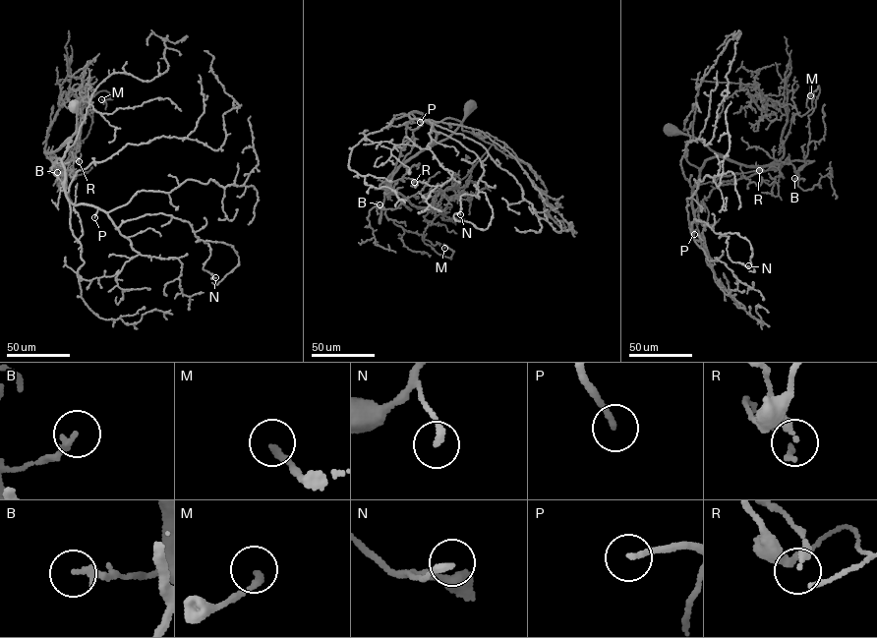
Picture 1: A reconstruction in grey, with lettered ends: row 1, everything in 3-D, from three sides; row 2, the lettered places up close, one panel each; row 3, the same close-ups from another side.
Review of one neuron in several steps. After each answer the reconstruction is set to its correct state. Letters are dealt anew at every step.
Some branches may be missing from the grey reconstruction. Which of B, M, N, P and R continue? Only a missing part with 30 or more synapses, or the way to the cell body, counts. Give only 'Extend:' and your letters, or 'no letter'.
Extend: P

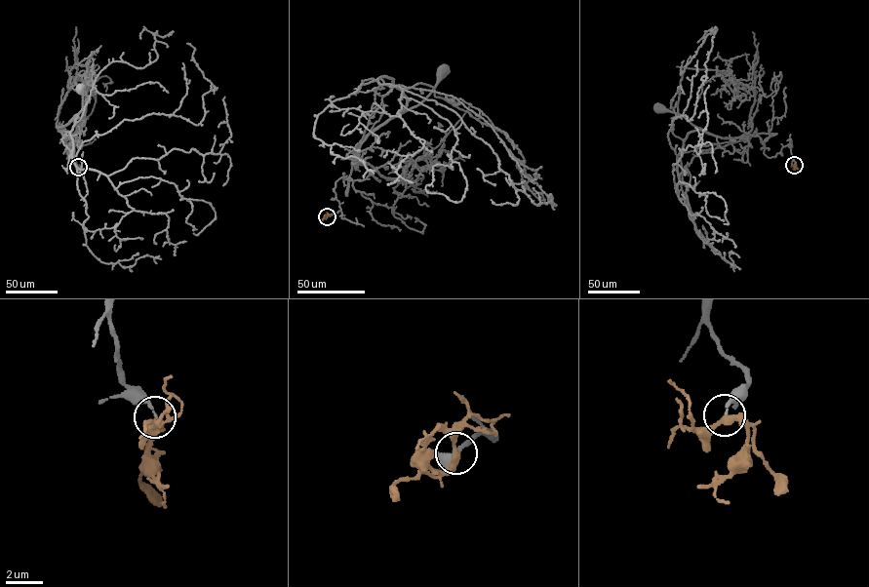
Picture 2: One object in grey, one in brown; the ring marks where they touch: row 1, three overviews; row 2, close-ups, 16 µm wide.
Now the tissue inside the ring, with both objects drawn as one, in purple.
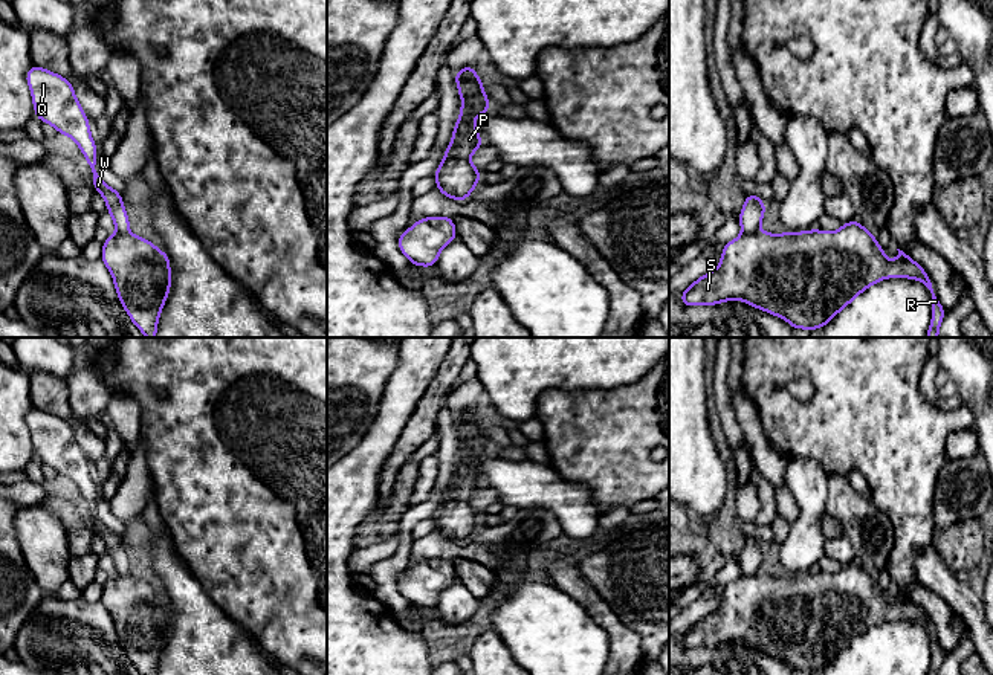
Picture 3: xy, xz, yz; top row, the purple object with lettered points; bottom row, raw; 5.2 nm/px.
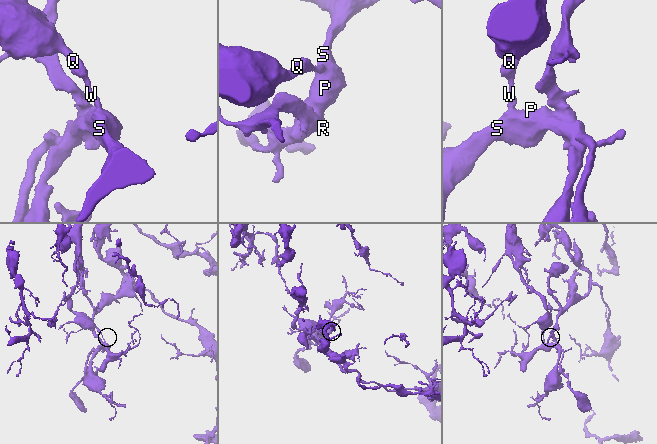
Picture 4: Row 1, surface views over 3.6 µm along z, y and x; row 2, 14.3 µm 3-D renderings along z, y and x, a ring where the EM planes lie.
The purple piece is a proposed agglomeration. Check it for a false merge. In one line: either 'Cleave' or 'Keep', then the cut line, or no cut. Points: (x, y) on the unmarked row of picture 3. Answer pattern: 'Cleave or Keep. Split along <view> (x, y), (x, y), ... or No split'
Cleave. Split along yz (758, 571), (744, 576)

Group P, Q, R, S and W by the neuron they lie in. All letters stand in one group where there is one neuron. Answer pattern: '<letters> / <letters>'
P R S / Q W

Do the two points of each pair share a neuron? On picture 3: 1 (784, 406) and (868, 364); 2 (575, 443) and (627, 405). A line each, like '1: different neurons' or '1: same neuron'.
1: same neuron
2: same neuron

